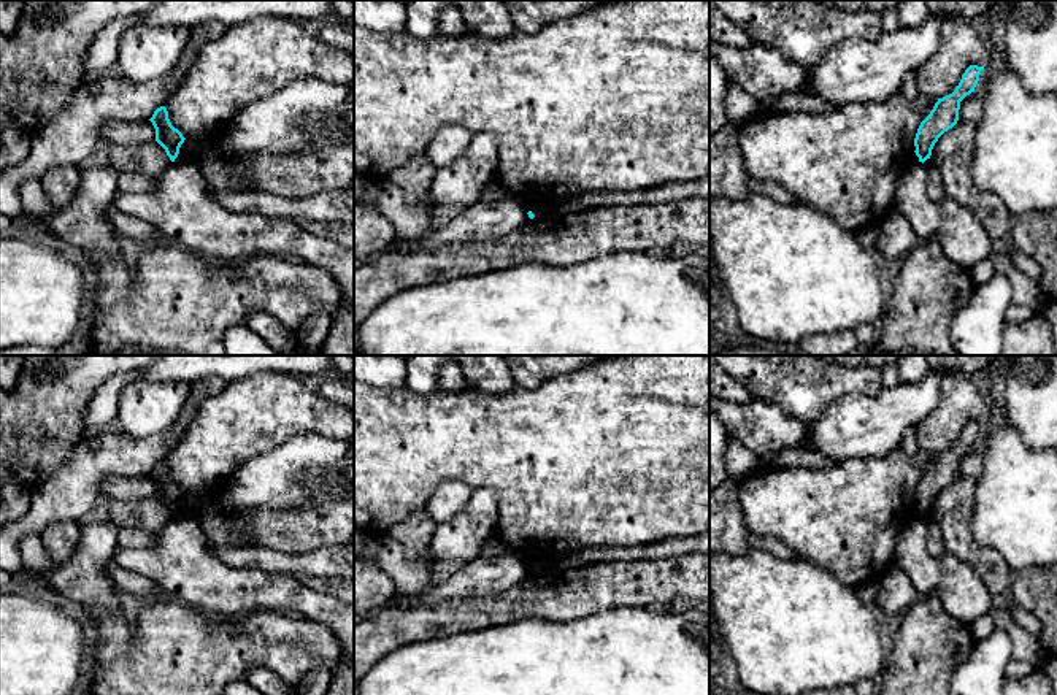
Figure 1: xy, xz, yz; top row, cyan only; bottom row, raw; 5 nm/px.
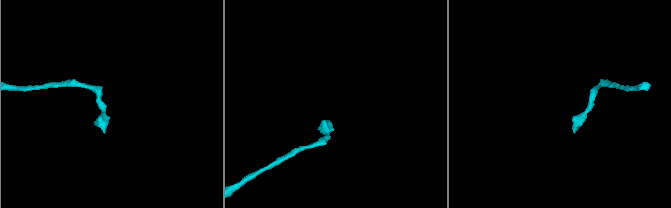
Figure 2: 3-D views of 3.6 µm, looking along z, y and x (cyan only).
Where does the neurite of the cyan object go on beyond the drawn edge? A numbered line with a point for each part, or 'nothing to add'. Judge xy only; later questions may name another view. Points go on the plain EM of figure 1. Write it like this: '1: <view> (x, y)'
nothing to add

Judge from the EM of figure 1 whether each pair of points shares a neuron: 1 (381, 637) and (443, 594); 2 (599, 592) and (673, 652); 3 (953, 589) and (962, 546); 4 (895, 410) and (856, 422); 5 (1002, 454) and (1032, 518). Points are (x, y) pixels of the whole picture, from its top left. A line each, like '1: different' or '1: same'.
1: different
2: different
3: different
4: same
5: same

